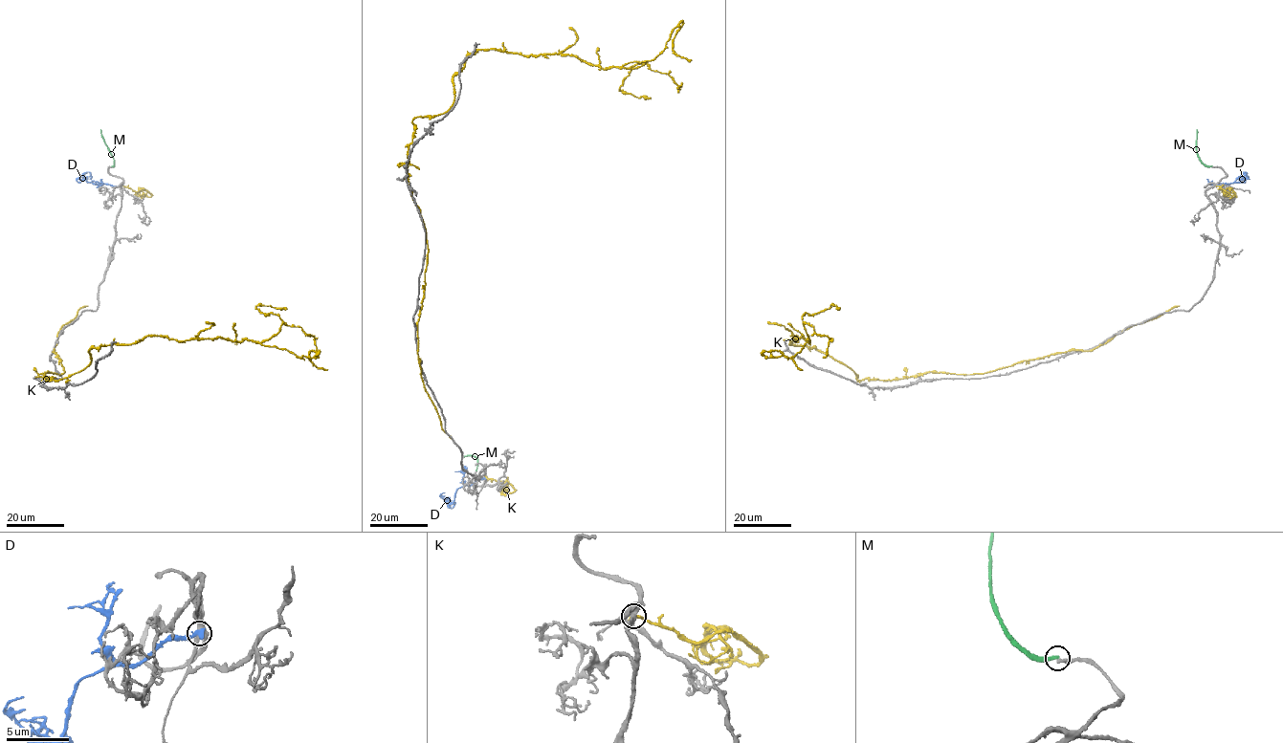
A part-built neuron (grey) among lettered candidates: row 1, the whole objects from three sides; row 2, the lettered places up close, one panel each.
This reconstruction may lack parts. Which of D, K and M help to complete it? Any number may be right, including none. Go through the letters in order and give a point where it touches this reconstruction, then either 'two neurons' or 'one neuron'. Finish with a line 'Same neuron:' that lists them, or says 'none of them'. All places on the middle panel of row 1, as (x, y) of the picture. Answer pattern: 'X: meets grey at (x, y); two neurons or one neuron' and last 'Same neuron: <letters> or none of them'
D: meets grey at (485, 477); two neurons
K: meets grey at (485, 476); two neurons
M: meets grey at (475, 471); two neurons
Same neuron: none of them

